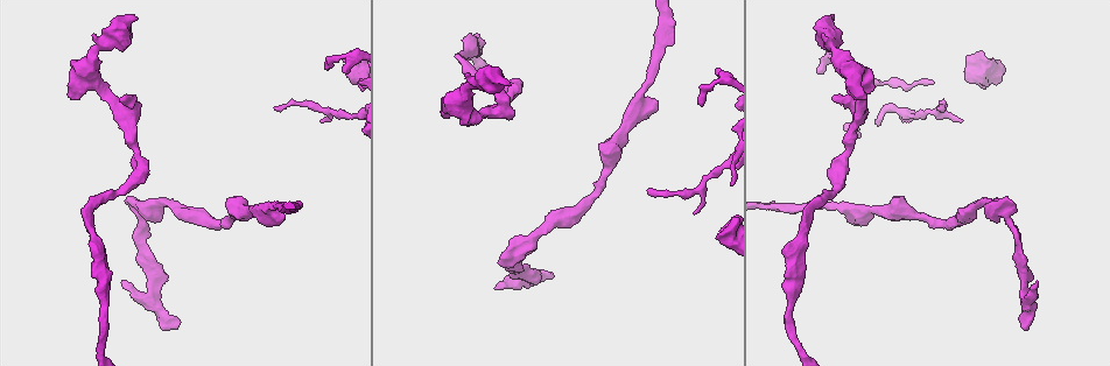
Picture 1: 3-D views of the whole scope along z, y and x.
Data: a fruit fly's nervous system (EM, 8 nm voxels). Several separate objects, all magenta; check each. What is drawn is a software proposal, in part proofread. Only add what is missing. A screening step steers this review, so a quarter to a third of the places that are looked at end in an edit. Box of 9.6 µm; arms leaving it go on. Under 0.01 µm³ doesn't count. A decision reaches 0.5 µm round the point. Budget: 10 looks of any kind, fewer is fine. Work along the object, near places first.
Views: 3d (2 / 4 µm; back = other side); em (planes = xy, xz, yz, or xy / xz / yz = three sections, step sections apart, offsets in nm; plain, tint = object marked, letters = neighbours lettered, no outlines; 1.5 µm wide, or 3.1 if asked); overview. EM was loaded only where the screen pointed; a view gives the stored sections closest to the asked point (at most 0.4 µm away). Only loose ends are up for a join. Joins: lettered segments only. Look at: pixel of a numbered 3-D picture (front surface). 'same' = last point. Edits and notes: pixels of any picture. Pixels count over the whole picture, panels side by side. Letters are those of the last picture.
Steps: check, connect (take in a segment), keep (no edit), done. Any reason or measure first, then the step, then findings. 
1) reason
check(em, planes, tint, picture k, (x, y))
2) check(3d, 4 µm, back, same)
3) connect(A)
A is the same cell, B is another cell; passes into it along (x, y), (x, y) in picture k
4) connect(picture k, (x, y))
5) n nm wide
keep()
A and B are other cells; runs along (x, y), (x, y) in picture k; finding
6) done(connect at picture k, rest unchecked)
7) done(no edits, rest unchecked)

branch stops here
check(3d, 2 µm, back, picture 1, (551, 278))

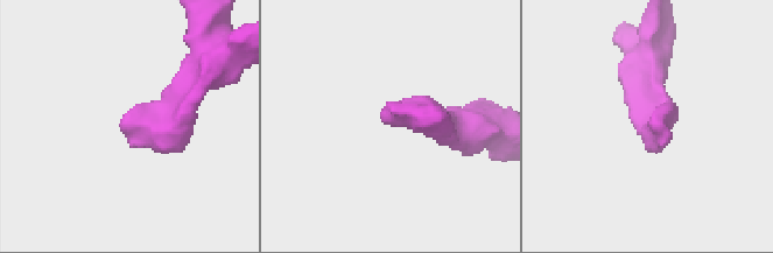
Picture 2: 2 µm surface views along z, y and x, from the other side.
shape alone is not enough
check(em, xy, step 4, tint, picture 2, (654, 127))

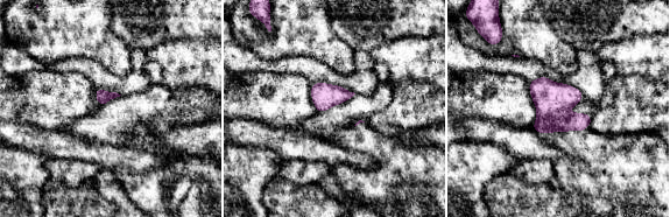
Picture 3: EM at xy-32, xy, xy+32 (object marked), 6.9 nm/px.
cut it another way
check(em, planes, letters, same)

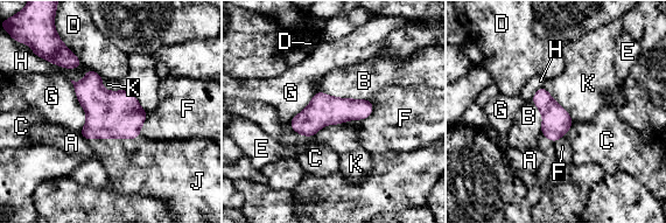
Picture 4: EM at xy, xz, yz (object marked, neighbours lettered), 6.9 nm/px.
200 nm wide; G touches over 380 nm
connect(J)
J is the same cell, A, B, C, D, E, F, G, H and K are other cells; the neuron continues

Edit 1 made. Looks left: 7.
thin end
check(3d, 2 µm, picture 1, (938, 110))

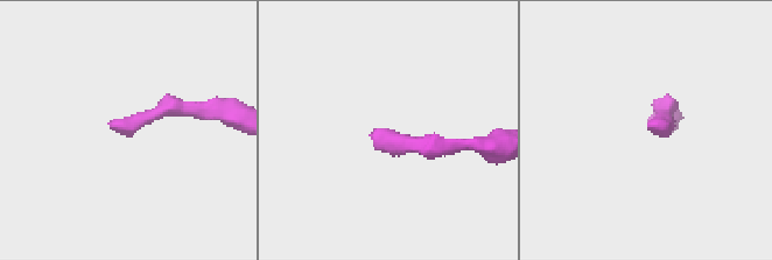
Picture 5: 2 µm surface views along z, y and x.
check(em, yz, step 4, tint, picture 5, (657, 127))

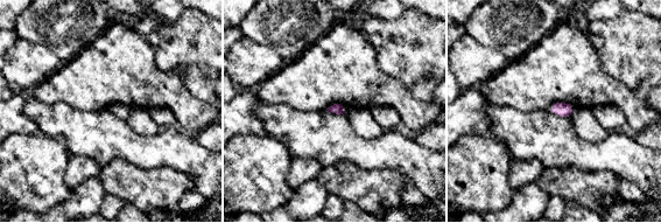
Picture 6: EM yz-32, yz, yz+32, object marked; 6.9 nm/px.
another direction
check(em, xz, step 4, letters, same)

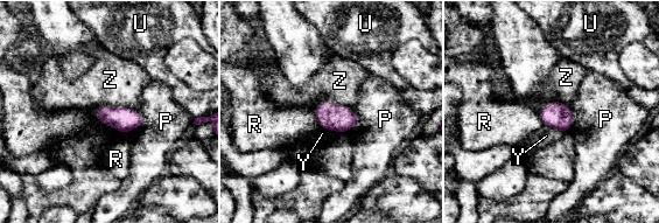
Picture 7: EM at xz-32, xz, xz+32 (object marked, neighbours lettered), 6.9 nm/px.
160 nm wide
keep()
P, R, U, Y and Z are other cells; border along (134, 109), (102, 105), (93, 116) in picture 7; none of them fits

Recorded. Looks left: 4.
an open end
check(3d, 2 µm, picture 1, (817, 71))

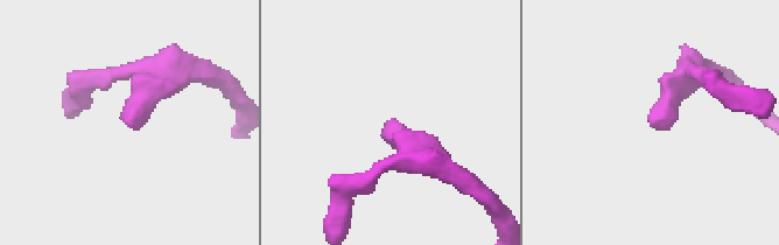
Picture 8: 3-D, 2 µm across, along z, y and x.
check(em, xz, step 4, letters, picture 8, (654, 123))

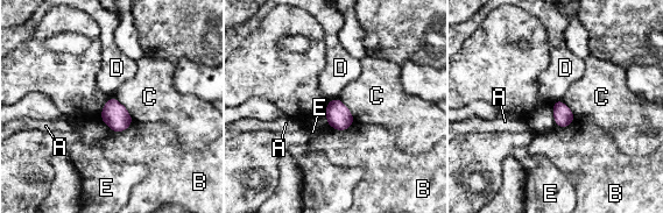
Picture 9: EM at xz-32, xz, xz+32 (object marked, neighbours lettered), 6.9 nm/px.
cut it another way
check(em, yz, step 8, letters, same)

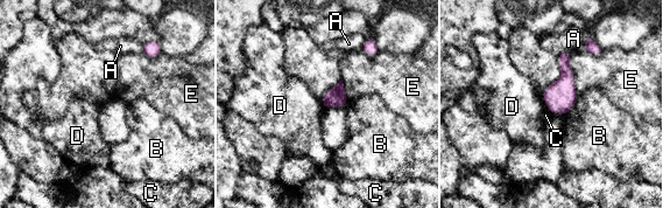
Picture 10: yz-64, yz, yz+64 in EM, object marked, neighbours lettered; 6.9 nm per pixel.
keep()
A, B, C, D and E are other cells; border along (543, 91), (543, 102), (552, 113) in picture 10; none of them fits

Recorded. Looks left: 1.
done(connect at picture 4, rest unchecked)

